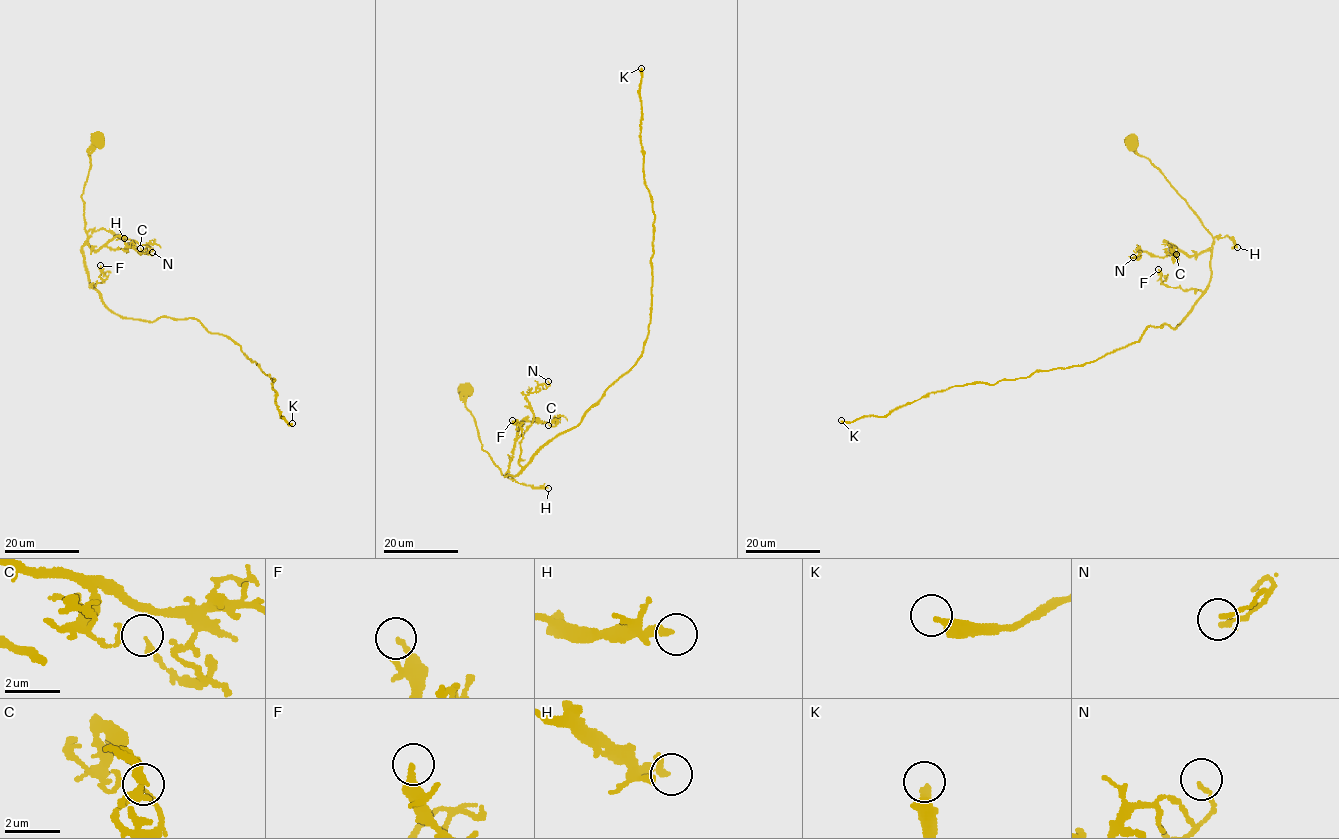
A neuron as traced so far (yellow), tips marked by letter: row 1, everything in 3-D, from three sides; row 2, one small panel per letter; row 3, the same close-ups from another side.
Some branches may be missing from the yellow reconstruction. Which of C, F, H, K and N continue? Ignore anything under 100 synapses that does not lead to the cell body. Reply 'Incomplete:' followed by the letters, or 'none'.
Incomplete: K

